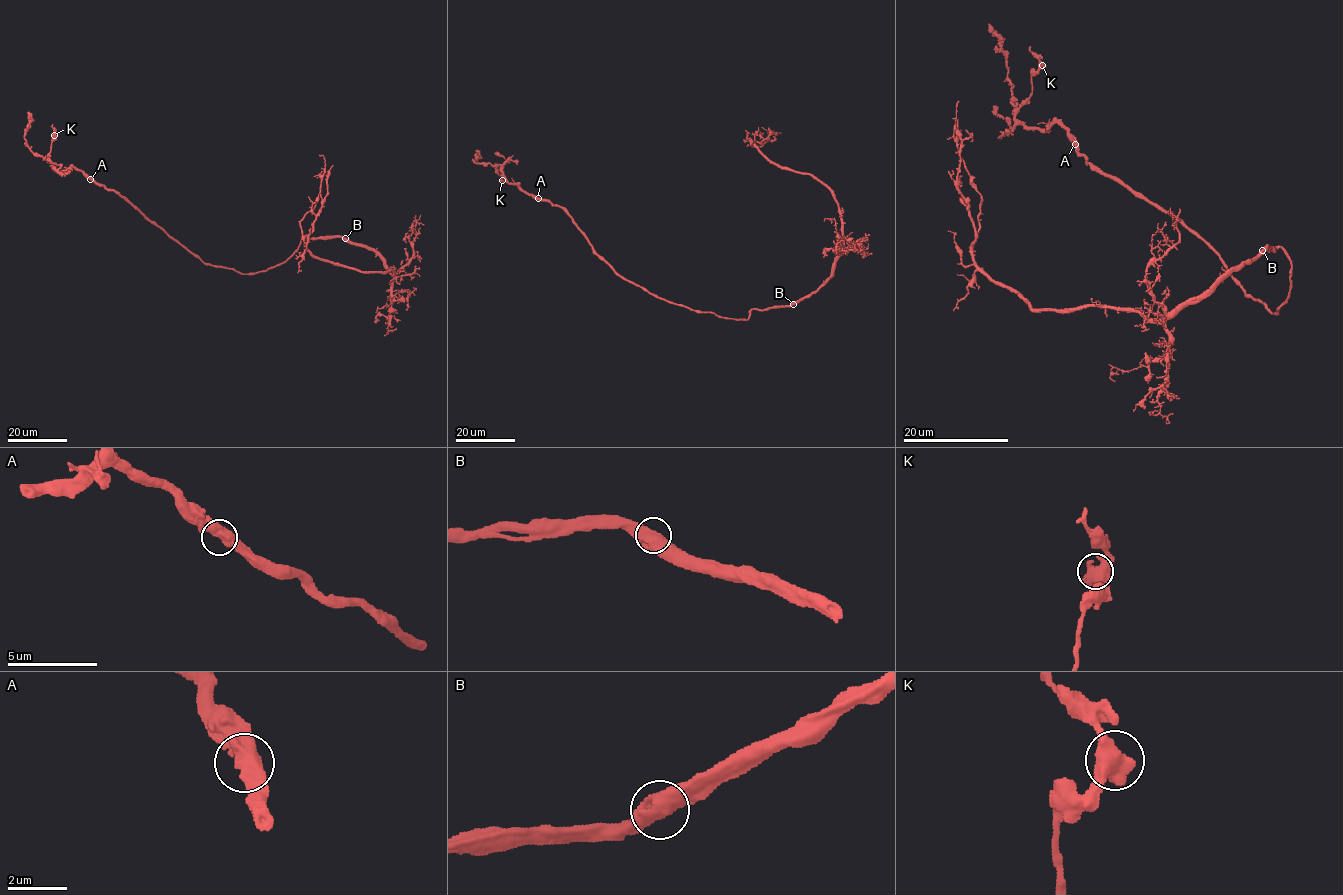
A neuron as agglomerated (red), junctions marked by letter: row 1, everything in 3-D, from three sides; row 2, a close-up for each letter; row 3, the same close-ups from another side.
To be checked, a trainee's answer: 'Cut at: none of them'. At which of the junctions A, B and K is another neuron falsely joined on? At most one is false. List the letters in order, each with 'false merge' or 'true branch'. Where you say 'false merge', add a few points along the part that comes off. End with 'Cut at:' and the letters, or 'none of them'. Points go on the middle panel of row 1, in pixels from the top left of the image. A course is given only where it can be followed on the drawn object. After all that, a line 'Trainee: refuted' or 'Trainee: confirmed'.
A: true branch
B: true branch
K: true branch
Cut at: none of them
Trainee: confirmed

